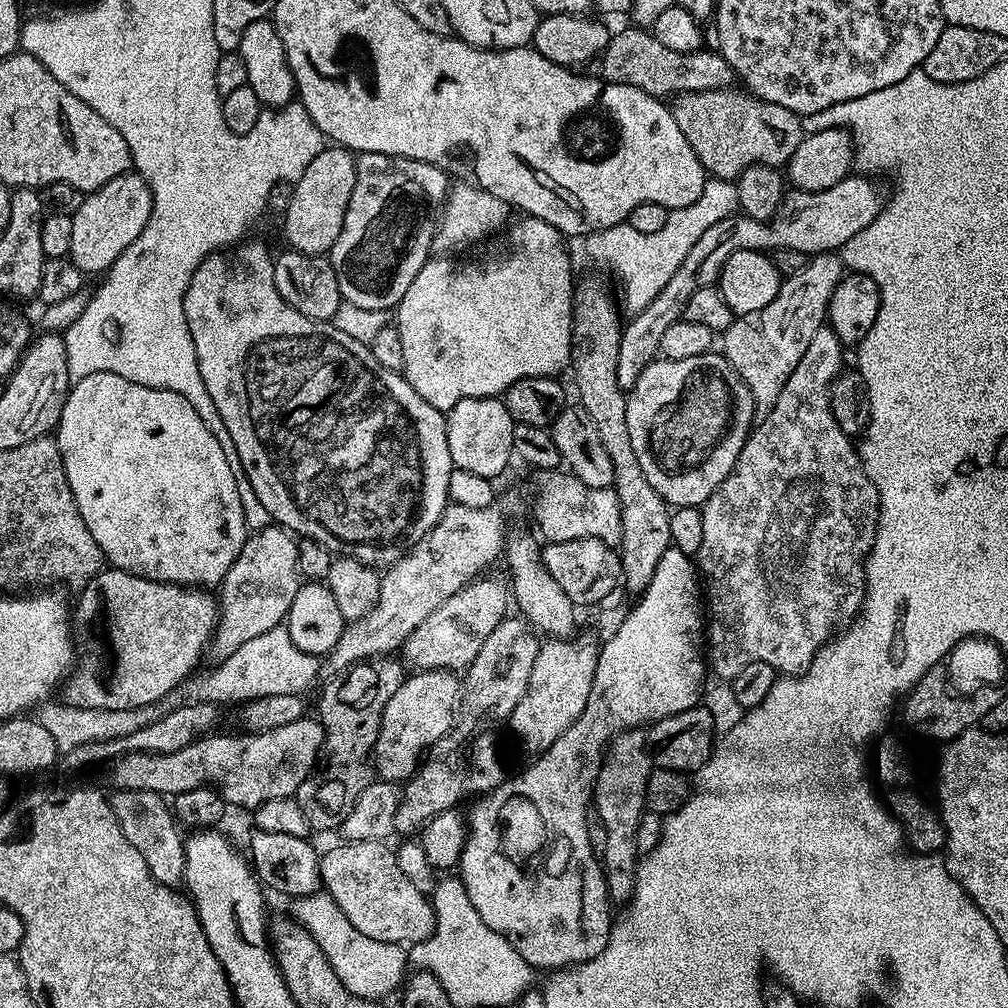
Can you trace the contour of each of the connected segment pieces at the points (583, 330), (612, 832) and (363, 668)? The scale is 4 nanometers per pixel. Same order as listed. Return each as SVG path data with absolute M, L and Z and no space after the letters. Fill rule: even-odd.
M588 280L584 285L577 287L574 292L574 303L572 305L572 358L570 361L570 372L576 375L576 392L580 395L579 407L590 414L594 427L598 429L602 447L606 454L610 454L610 462L614 465L614 482L612 488L618 498L618 506L622 510L622 534L618 551L620 553L620 570L622 573L622 584L629 588L633 594L639 594L650 586L654 574L658 570L658 562L662 562L662 554L672 547L670 538L670 518L672 512L670 505L660 497L658 490L646 482L646 474L642 474L642 465L634 454L634 445L630 442L630 430L626 426L626 406L628 398L625 389L618 386L618 348L620 334L622 331L621 309L608 297L608 292L600 284Z
M630 728L608 745L592 789L595 819L600 820L606 830L606 846L602 853L604 881L608 887L608 899L616 906L627 905L634 890L638 863L636 834L646 811L646 782L653 767L652 757L646 751L645 729Z
M391 655L361 660L345 672L335 673L332 681L320 692L320 713L318 719L326 730L336 728L336 733L324 741L326 755L322 763L298 786L294 799L306 814L309 829L324 832L327 828L339 829L344 819L354 810L358 794L366 790L374 779L373 756L376 739L382 726L382 714L386 702L394 698L398 686L406 679L406 668L399 659ZM328 752L328 757L327 756ZM325 759L325 760L324 760ZM324 764L324 765L323 765Z

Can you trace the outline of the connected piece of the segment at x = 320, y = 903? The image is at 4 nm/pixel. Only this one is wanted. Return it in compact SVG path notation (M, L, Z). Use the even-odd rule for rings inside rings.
M319 892L312 896L295 897L291 904L291 917L303 925L318 942L334 974L338 974L342 986L346 986L350 994L361 996L364 1000L380 1002L383 1001L383 996L390 995L392 991L395 993L403 985L406 979L404 967L409 967L410 964L410 956L405 945L366 938L366 934L354 930L350 918L342 914L338 902L334 902L334 898L327 896L327 893Z

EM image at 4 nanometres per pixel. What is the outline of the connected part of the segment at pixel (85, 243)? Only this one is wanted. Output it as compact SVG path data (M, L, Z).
M132 170L111 179L98 190L87 193L78 210L71 216L73 237L70 238L68 258L85 275L107 271L145 229L151 209L152 190L140 174Z

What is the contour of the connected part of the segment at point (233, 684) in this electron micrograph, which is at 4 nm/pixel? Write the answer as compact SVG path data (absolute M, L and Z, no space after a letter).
M284 626L266 630L266 634L250 638L250 642L242 642L234 654L215 666L217 668L210 669L205 676L197 675L179 689L178 696L181 696L180 700L184 704L212 703L224 706L229 700L233 706L239 706L248 700L266 698L270 694L300 696L315 682L320 668L322 672L321 661L298 650L298 646L294 646L294 638L290 638L287 627Z

